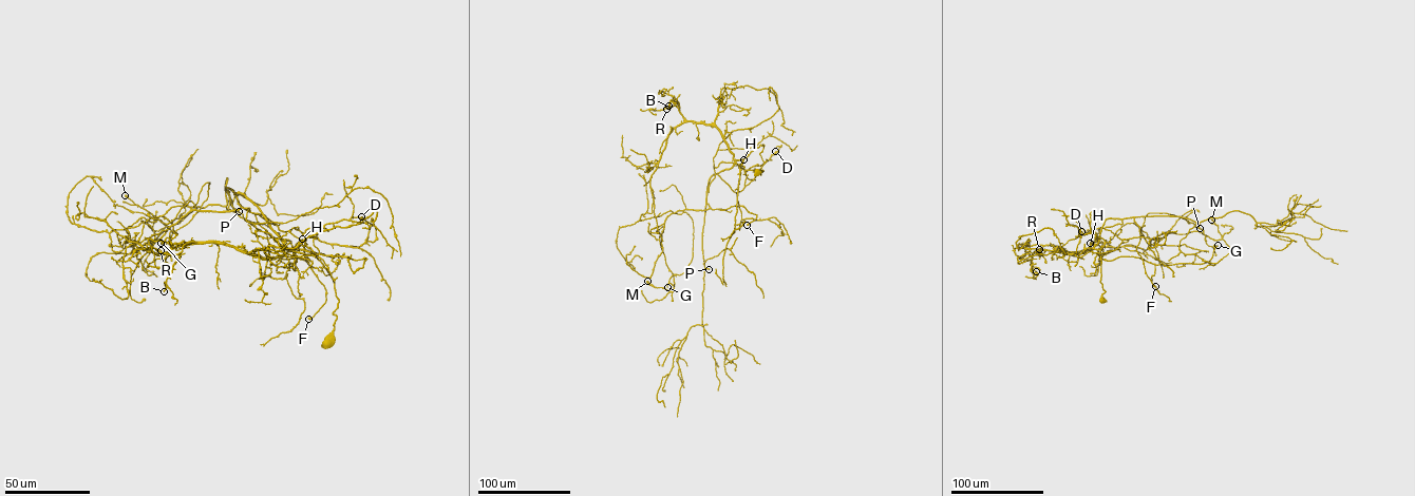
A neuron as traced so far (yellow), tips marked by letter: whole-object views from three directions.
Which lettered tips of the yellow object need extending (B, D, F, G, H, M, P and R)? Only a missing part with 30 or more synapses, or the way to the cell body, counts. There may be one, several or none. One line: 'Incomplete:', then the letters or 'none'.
Incomplete: P

